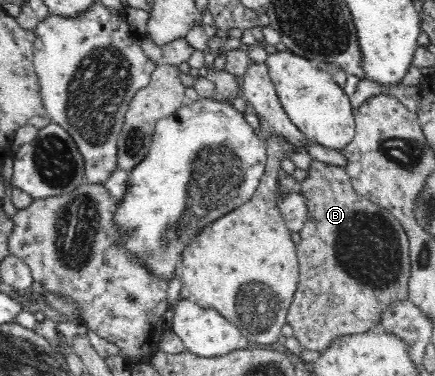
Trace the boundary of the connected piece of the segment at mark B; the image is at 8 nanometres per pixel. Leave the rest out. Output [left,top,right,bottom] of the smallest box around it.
[287,160,411,350]

